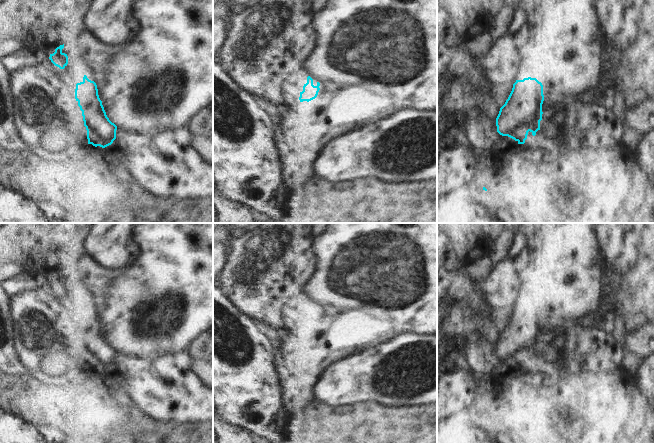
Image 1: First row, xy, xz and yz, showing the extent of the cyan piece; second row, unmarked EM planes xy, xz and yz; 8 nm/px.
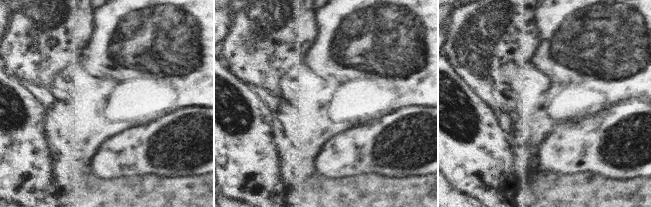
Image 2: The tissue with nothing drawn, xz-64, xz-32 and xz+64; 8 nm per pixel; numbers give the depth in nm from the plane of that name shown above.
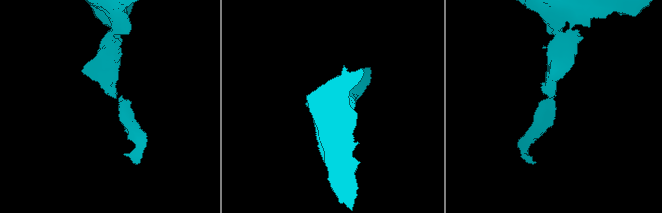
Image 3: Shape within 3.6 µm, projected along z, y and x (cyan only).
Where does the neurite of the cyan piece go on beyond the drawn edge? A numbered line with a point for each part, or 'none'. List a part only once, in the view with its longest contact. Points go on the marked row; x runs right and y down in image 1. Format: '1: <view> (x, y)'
none

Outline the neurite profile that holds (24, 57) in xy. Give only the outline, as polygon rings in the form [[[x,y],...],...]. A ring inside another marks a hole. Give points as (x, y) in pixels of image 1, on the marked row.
[[[23,47],[14,54],[3,56],[0,58],[0,62],[8,72],[12,72],[23,66],[41,64],[43,61],[49,59],[49,57],[50,54],[43,50],[31,52],[27,48]]]

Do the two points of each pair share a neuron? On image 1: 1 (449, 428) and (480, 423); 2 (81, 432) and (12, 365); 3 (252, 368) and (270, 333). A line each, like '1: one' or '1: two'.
1: one
2: two
3: two

